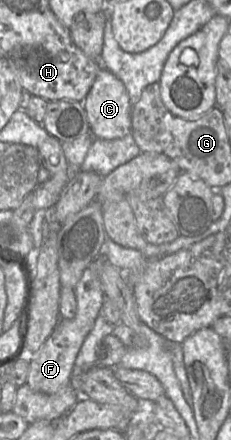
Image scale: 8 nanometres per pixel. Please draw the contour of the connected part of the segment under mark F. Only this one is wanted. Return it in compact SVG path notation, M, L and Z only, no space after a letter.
M95 260L85 269L76 284L74 293L77 301L76 314L72 319L60 319L50 336L34 355L30 355L26 384L30 389L54 394L70 385L71 375L78 352L91 331L105 300L101 282L95 271Z

